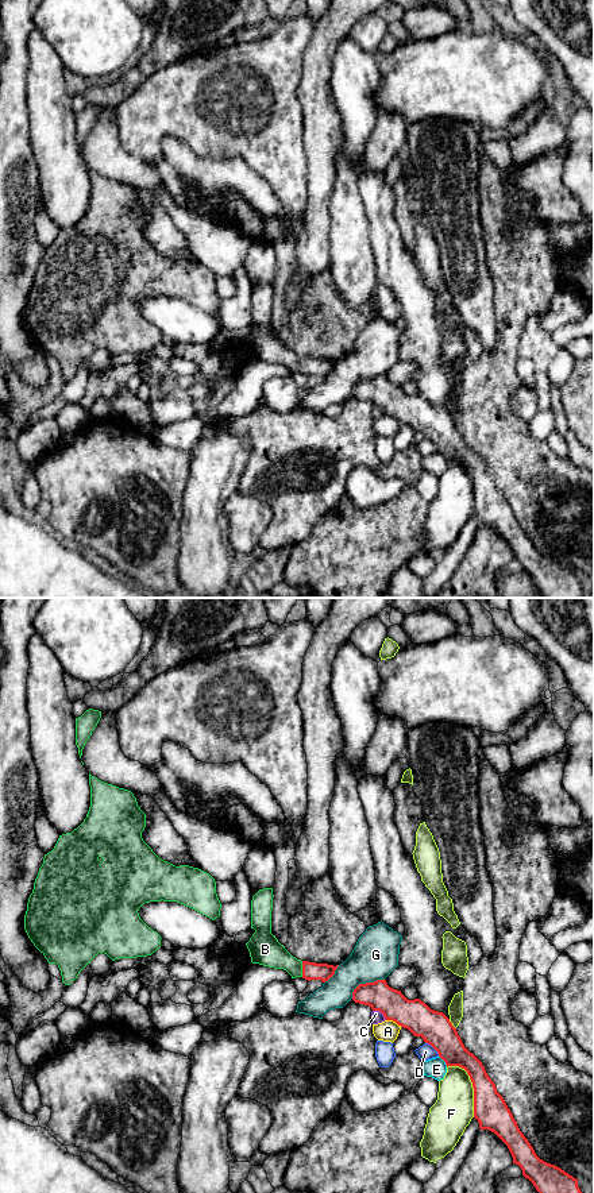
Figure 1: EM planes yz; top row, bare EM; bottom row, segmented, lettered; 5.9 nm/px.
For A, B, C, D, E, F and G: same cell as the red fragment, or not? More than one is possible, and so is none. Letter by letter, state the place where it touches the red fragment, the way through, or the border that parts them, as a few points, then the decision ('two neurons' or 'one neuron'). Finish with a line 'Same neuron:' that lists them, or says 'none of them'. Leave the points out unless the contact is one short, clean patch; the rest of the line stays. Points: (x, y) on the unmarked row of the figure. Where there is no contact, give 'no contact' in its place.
A: contact yz (393, 416); two neurons
B: contact yz (303, 365); way yz (311, 366), (303, 365), (294, 363), (266, 346); one neuron
C: contact yz (381, 406); two neurons
D: contact yz (434, 443); border yz (425, 437), (439, 451); two neurons
E: contact yz (443, 455); two neurons
F: contact yz (473, 481); two neurons
G: contact yz (366, 378); border yz (384, 374), (361, 378), (354, 385), (351, 393); two neurons
Same neuron: B

